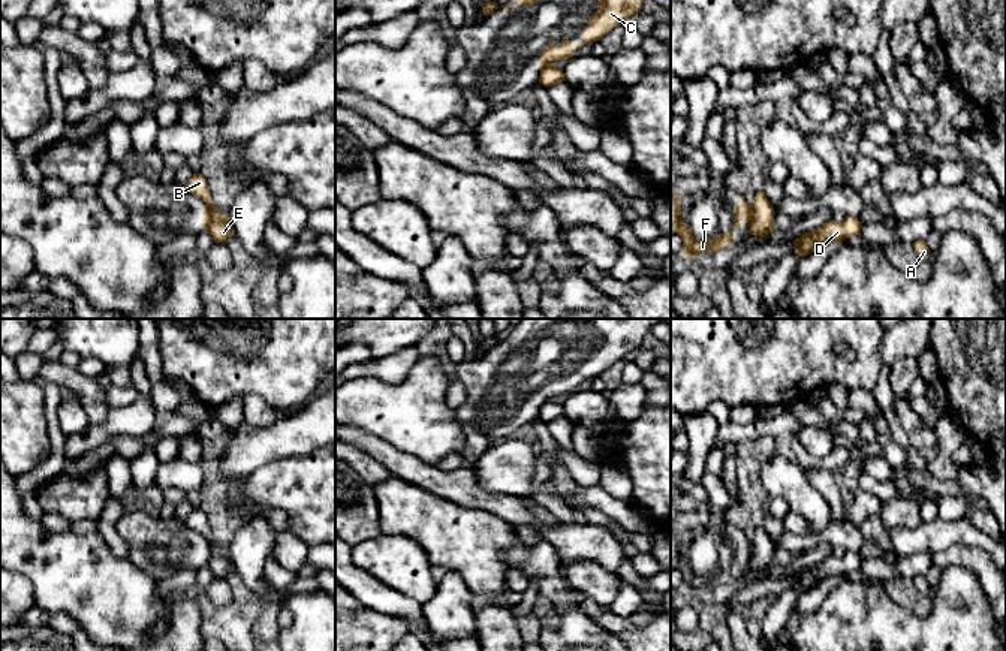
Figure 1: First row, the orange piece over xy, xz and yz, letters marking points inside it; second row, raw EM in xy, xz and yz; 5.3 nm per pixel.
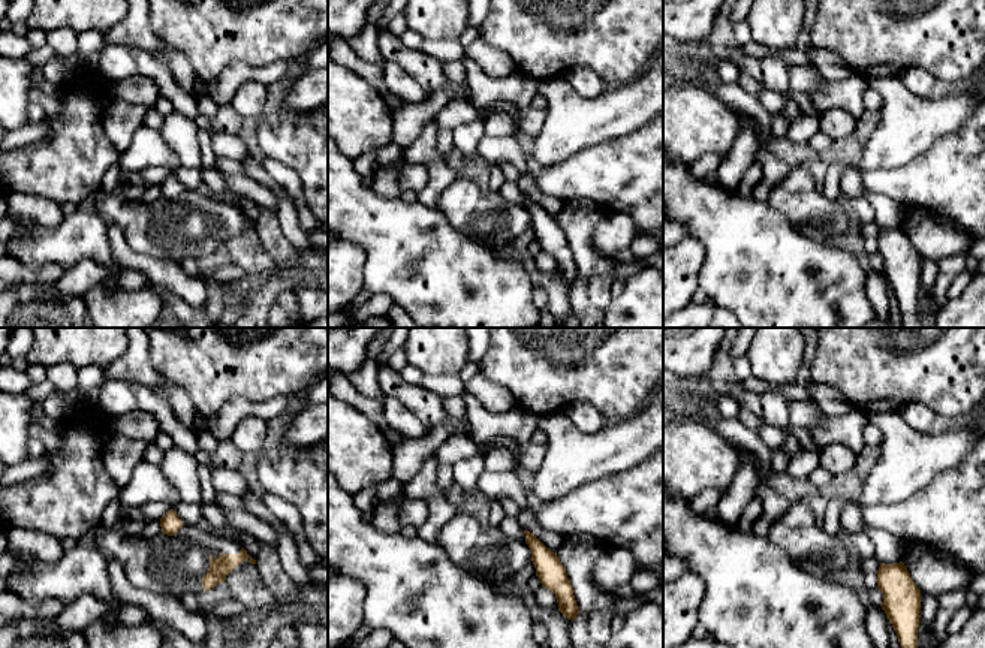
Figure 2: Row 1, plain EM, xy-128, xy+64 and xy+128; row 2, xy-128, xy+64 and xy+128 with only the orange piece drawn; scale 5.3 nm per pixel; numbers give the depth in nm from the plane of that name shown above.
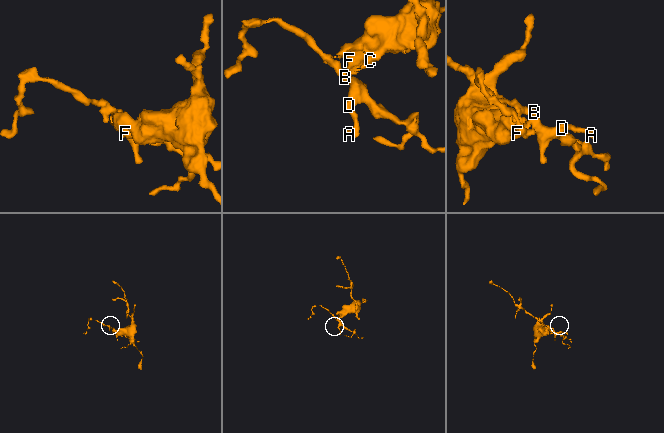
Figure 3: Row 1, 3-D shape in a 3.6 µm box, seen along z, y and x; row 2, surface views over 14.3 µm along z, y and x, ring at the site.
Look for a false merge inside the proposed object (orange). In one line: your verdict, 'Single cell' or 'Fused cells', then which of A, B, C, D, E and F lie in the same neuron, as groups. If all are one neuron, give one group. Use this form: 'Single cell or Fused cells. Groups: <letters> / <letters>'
Fused cells. Groups: A B D E / C F

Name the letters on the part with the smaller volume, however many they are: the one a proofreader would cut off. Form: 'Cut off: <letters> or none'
Cut off: A, B, D, E

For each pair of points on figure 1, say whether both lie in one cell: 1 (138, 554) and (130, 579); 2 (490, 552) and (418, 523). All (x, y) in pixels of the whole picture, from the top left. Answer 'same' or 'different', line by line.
1: different
2: same

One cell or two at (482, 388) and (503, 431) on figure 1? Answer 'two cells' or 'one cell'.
one cell

